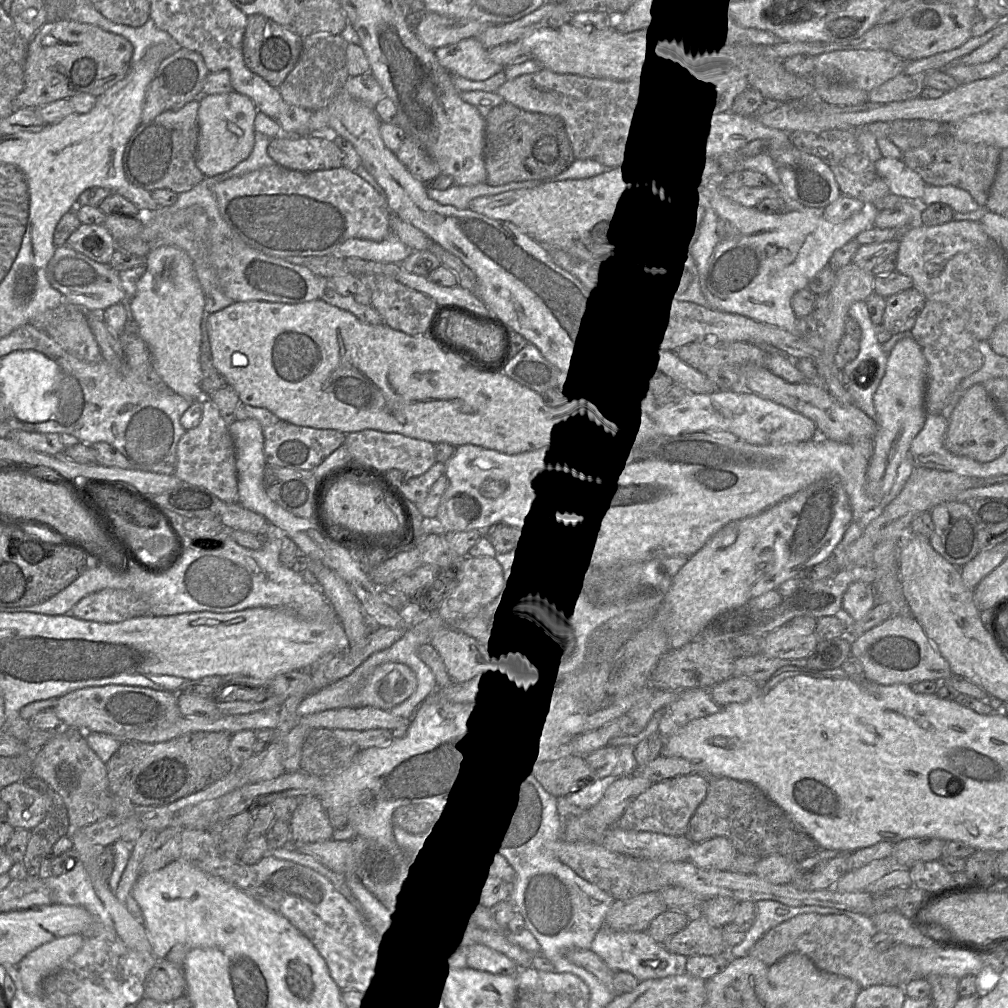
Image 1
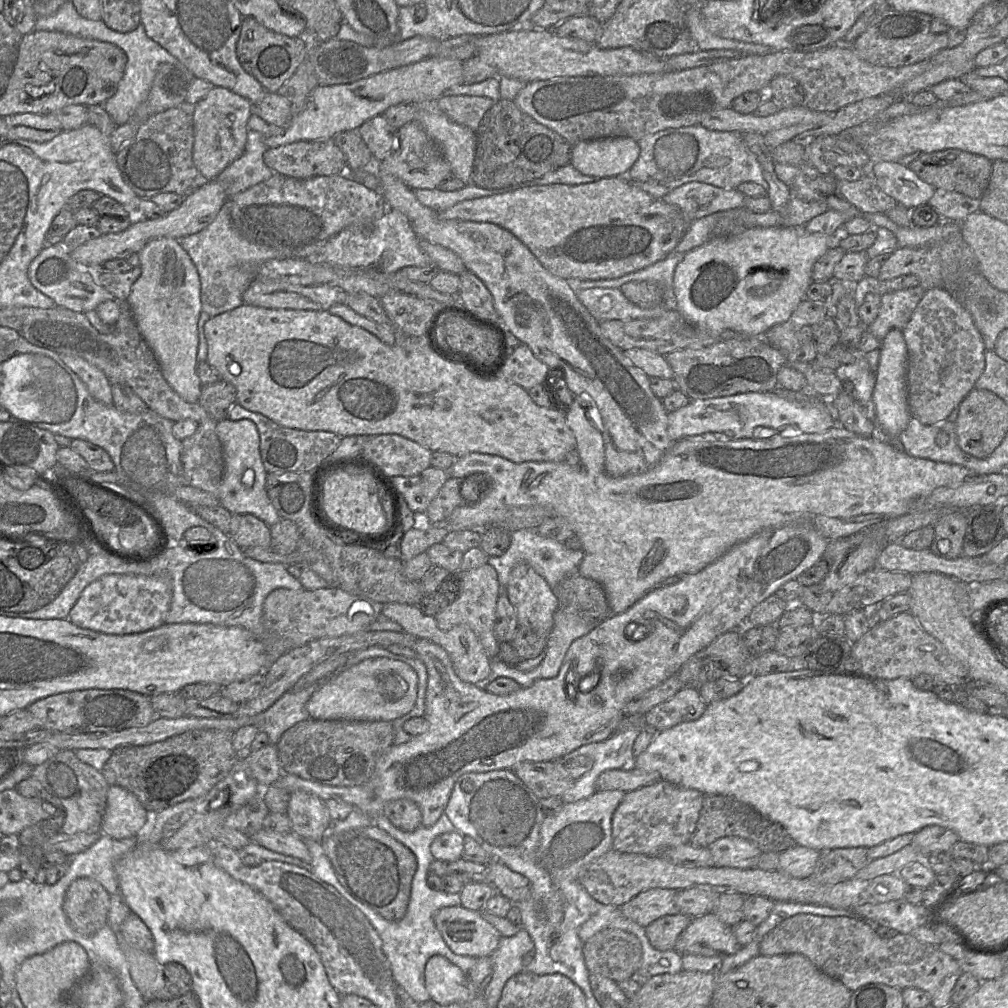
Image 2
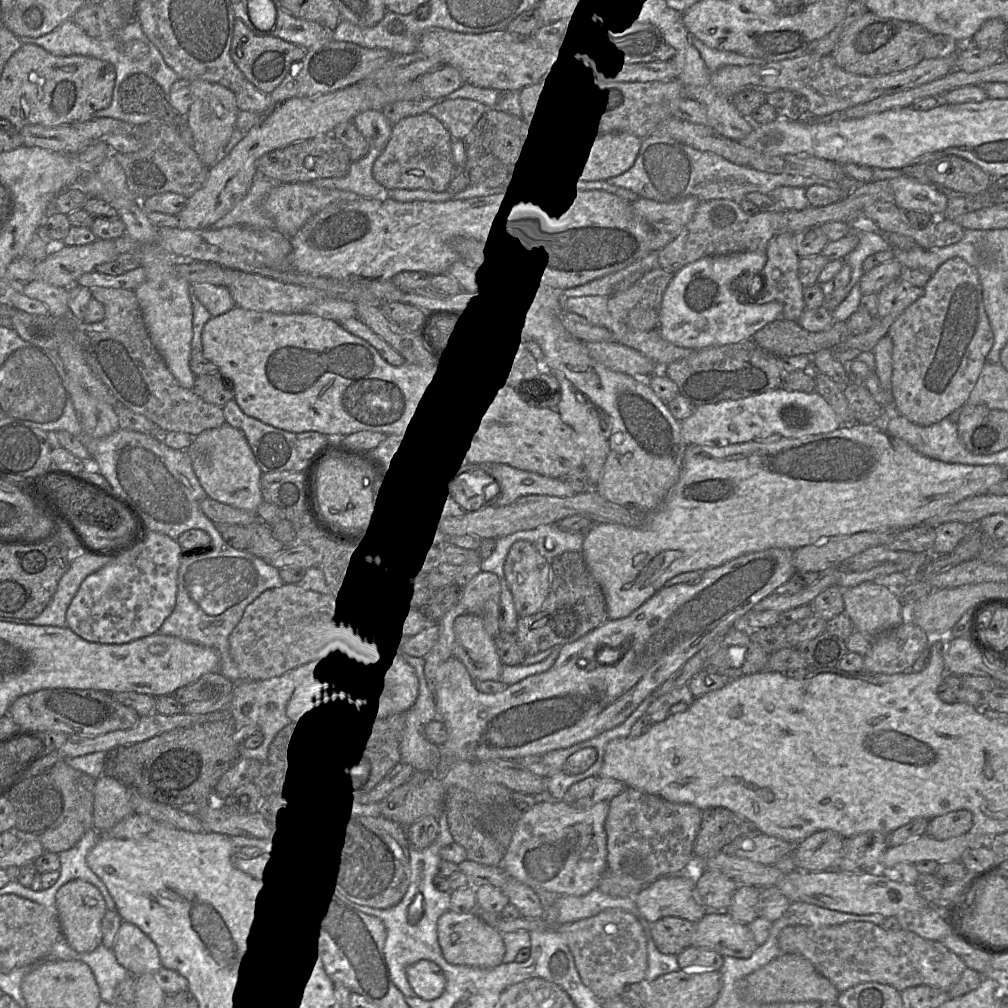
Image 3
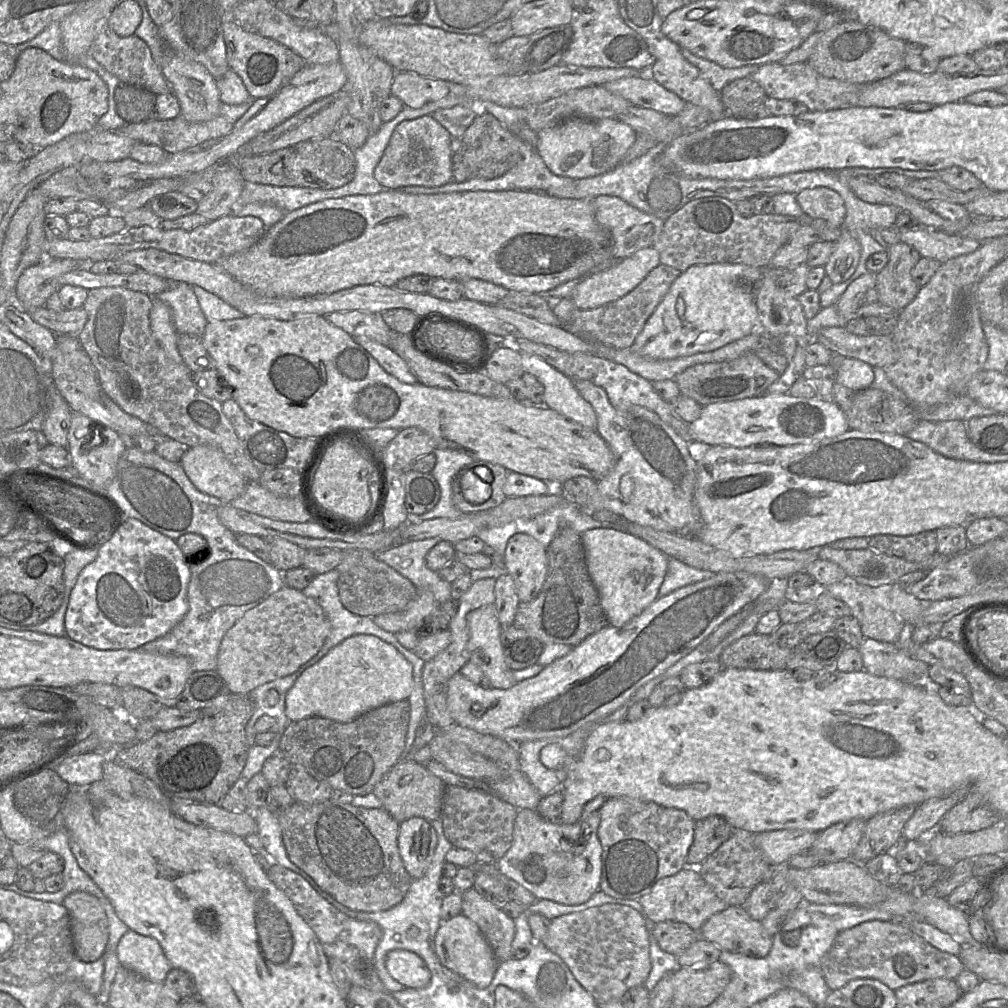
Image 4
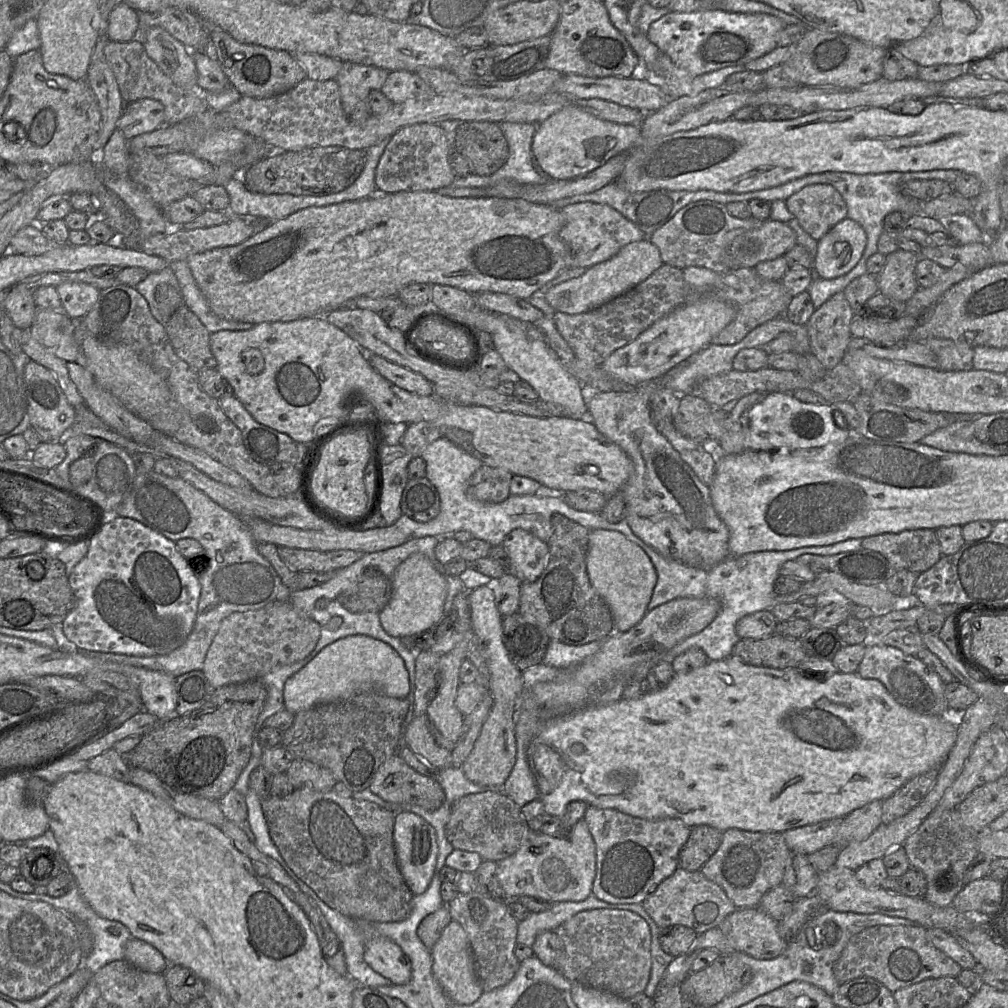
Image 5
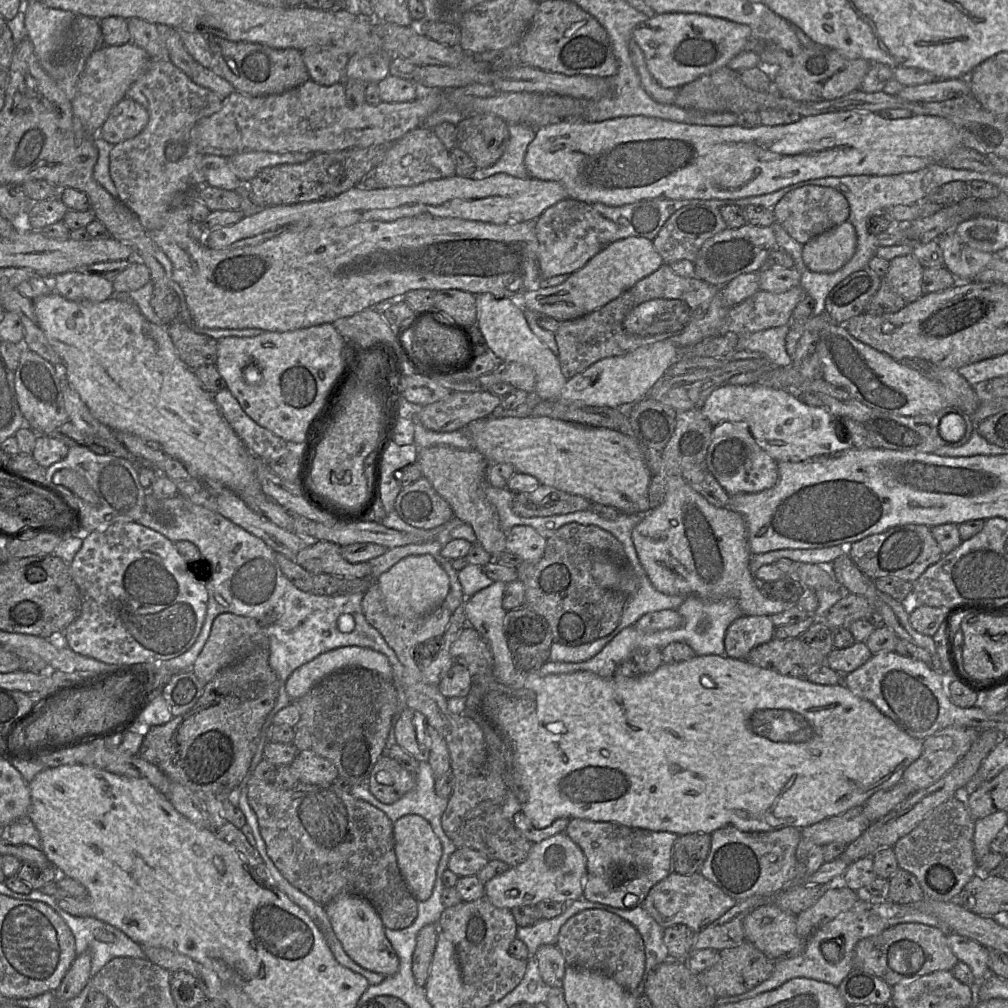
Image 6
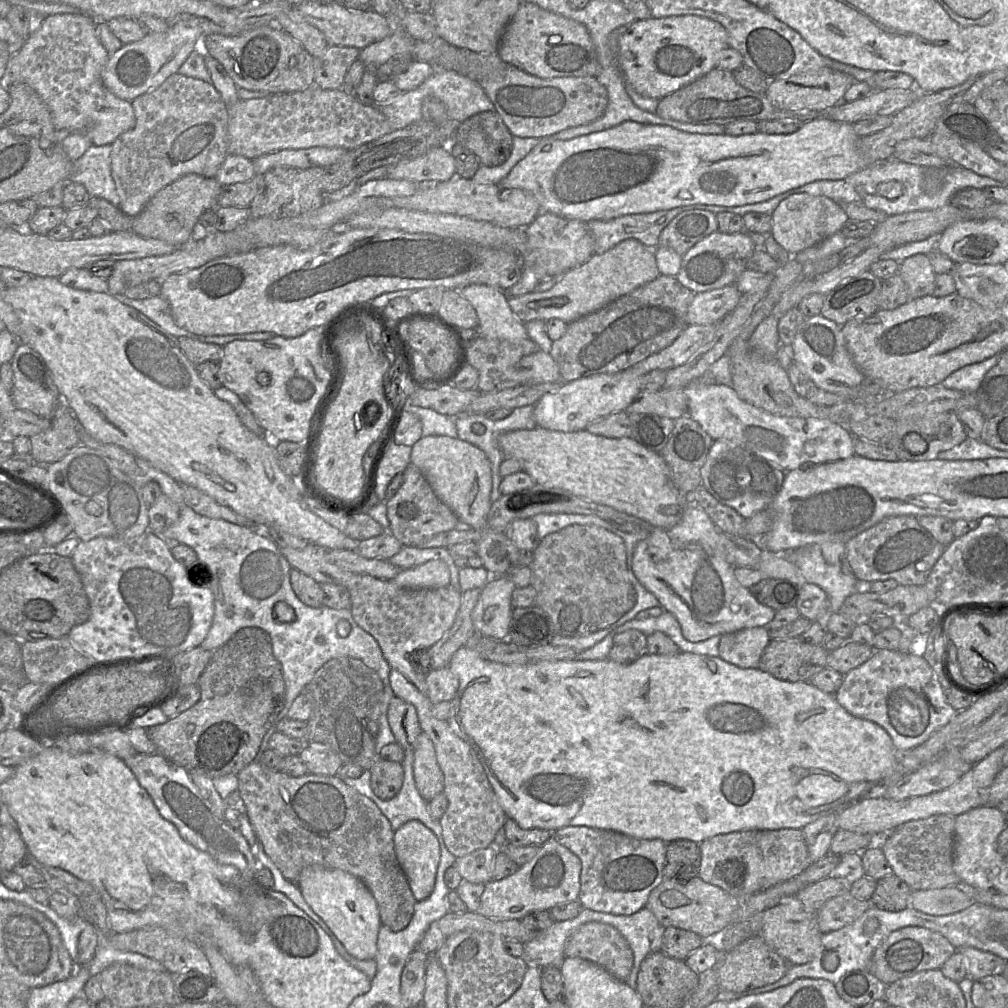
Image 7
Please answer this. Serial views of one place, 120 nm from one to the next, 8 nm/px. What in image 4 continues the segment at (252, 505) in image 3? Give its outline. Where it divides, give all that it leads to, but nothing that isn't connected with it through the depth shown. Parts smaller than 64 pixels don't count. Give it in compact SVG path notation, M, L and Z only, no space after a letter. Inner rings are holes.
M213 446L190 447L179 463L197 489L220 499L223 504L230 504L241 496L248 485L224 453Z

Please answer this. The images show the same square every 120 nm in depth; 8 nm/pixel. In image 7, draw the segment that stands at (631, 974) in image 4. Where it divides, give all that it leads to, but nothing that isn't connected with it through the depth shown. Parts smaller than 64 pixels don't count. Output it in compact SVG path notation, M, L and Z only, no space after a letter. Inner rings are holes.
M599 922L574 929L565 941L564 954L595 963L622 981L628 978L634 963L633 952L621 933Z

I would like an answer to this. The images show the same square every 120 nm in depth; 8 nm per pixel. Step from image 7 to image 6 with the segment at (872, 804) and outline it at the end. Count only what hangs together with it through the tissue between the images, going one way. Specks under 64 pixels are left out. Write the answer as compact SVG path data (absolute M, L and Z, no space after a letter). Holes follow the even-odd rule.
M855 806L842 814L825 818L800 830L801 838L825 846L830 842L849 844L857 839L871 824L863 812L863 806Z

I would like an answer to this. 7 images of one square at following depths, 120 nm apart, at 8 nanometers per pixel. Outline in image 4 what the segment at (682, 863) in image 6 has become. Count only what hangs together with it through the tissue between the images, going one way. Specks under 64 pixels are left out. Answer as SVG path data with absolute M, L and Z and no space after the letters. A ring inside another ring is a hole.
M711 815L695 822L693 842L686 865L697 868L733 833L734 828L722 816Z

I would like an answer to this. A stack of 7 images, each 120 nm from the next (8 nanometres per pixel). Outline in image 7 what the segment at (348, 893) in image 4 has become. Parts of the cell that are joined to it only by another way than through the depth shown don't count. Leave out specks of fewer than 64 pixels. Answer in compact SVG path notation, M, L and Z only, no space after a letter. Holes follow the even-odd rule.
M252 762L238 774L238 791L247 816L265 854L283 877L296 884L302 870L311 865L343 870L360 879L375 898L381 923L393 932L410 923L417 902L398 862L394 848L394 832L389 820L372 800L358 793L335 776L306 774L292 777L273 771L260 762Z

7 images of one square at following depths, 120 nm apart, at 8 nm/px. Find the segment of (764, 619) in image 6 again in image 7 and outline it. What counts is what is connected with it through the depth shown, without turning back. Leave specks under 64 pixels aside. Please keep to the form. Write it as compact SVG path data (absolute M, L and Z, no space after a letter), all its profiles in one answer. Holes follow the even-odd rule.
M766 626L727 633L719 642L718 656L740 668L758 668L761 655L770 641L770 629Z

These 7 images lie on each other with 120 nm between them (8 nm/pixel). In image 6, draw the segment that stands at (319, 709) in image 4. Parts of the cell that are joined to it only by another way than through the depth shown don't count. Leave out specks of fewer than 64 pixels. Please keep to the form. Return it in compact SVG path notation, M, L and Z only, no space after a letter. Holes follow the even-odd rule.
M345 646L322 653L295 669L286 681L286 692L296 701L327 675L351 667L375 671L391 682L393 679L393 669L386 655L371 648Z

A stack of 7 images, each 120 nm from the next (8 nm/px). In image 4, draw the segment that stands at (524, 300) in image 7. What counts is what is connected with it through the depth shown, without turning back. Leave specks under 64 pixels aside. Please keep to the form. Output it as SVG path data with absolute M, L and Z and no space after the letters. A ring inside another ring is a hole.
M653 247L642 248L632 255L619 260L607 270L597 272L582 280L573 290L570 298L580 310L598 308L625 296L660 264L660 254Z

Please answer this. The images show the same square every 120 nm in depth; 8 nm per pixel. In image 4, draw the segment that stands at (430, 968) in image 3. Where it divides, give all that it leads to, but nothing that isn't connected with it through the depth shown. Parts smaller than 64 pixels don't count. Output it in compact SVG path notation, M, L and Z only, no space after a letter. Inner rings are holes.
M392 950L386 956L385 966L389 974L405 988L424 988L430 983L431 973L429 968L413 952Z

